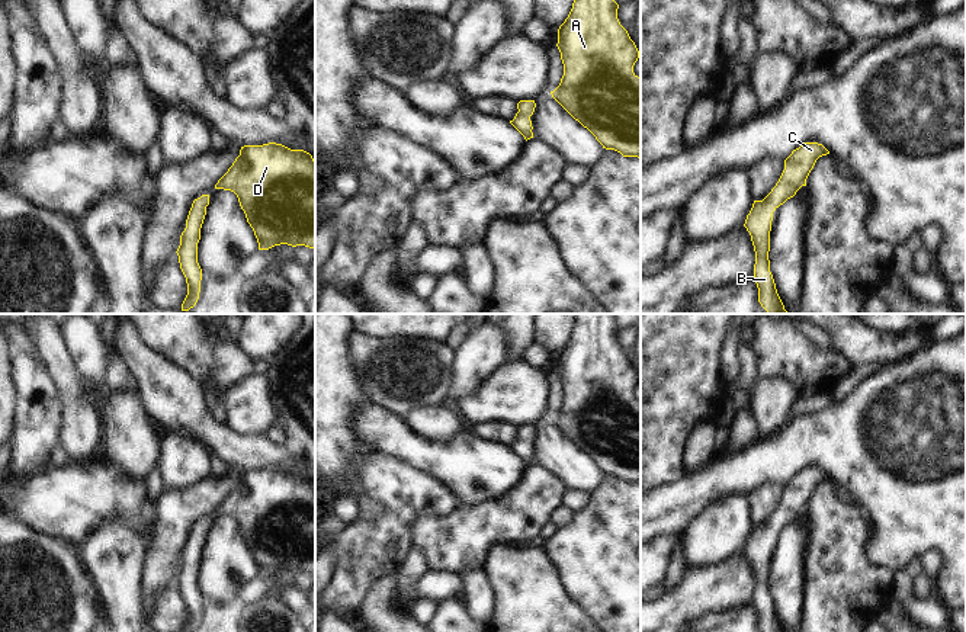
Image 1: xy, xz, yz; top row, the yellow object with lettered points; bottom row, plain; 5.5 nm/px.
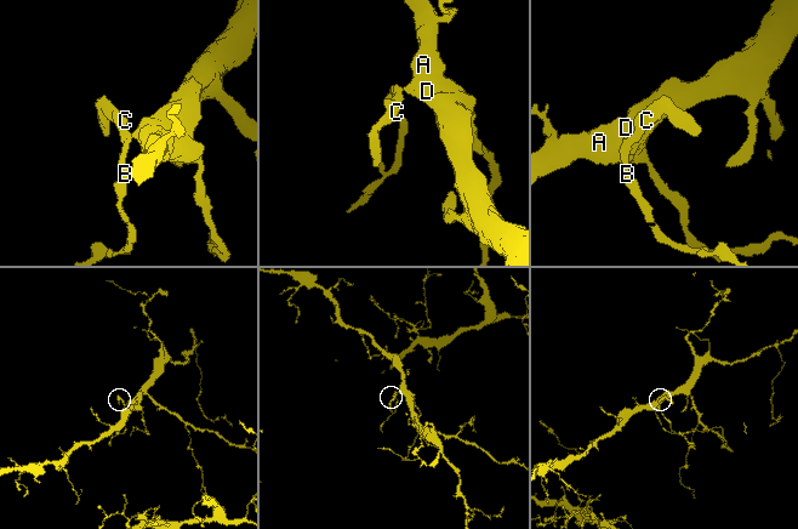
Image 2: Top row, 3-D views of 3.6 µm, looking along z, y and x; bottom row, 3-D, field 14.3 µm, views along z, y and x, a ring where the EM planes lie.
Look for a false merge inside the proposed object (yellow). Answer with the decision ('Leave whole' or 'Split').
Leave whole

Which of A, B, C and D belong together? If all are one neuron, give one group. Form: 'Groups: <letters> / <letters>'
Groups: A B C D

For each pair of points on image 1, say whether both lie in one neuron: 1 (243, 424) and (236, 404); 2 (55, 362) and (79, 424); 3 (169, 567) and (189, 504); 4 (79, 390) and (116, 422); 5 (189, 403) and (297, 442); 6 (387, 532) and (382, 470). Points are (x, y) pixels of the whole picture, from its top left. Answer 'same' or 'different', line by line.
1: same
2: same
3: same
4: different
5: different
6: same

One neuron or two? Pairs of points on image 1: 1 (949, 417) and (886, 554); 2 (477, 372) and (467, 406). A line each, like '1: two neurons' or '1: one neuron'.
1: one neuron
2: two neurons

